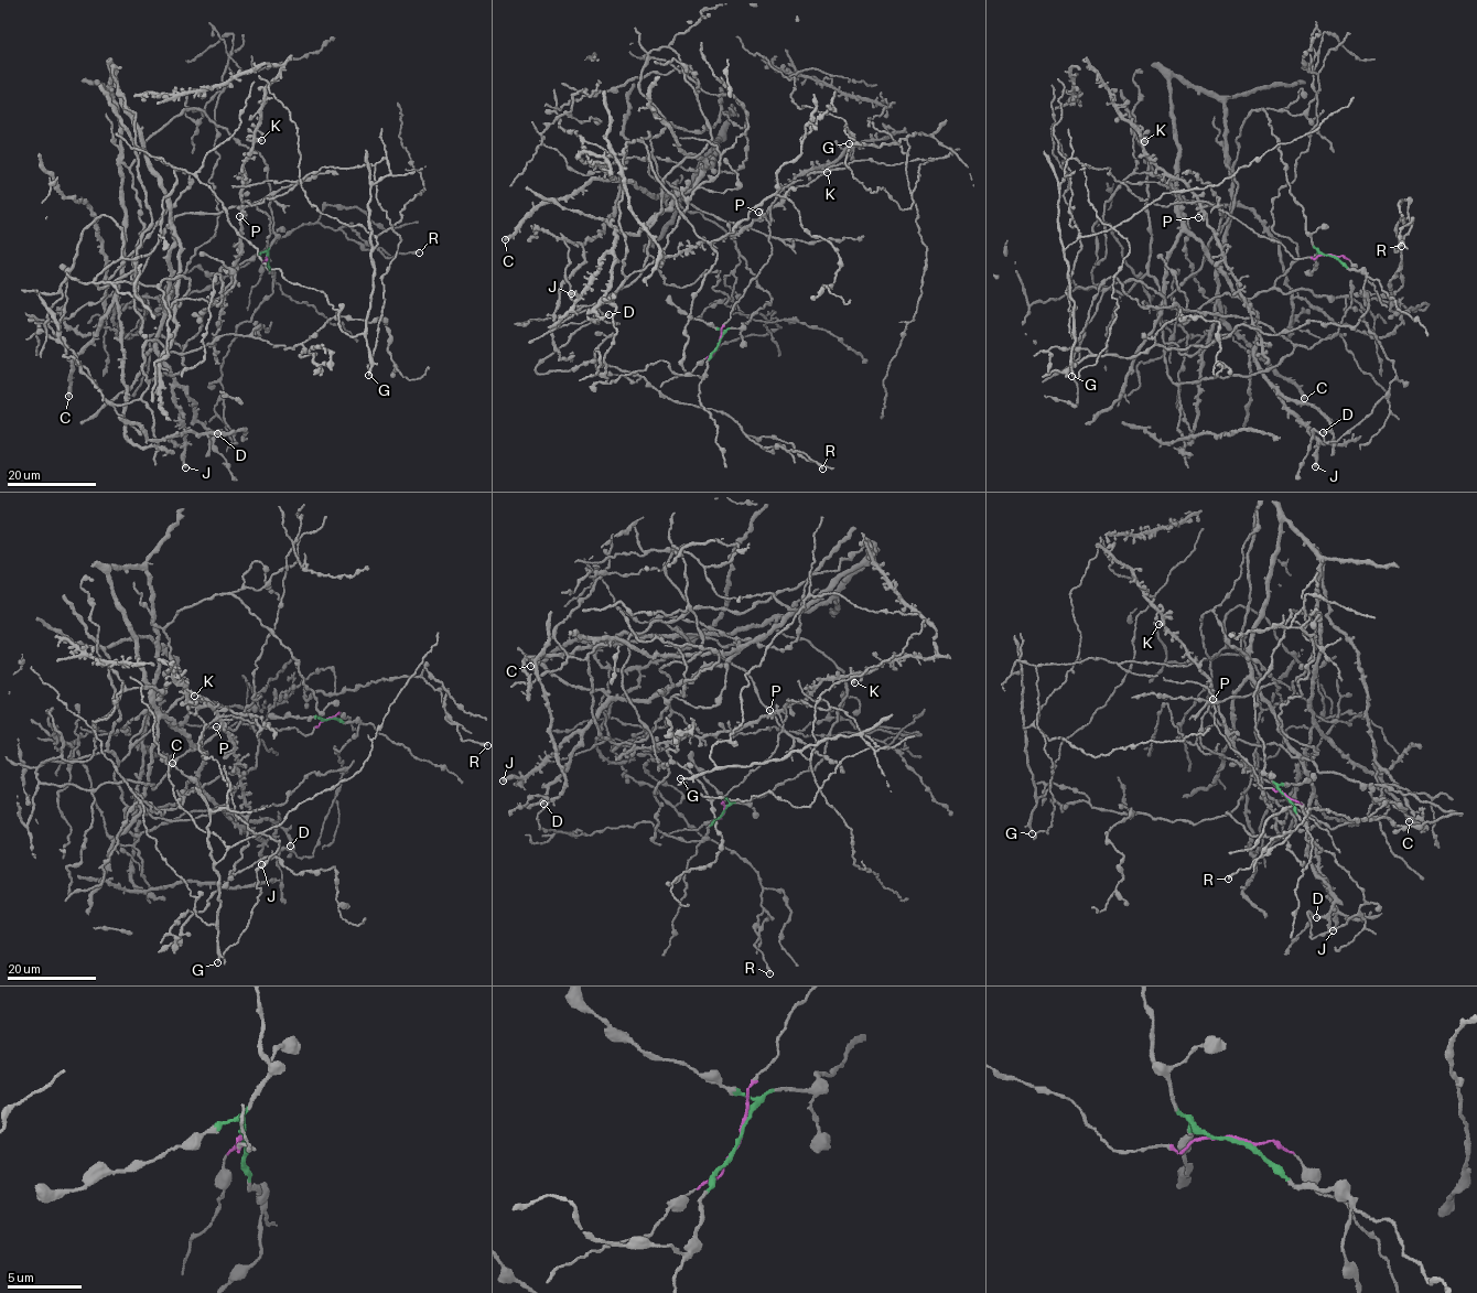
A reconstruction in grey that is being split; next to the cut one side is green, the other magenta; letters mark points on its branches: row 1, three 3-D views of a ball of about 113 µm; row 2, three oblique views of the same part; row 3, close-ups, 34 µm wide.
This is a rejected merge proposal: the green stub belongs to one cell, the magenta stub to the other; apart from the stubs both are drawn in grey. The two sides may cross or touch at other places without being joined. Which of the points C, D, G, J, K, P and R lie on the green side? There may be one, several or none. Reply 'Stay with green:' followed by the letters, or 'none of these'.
Stay with green: C, D, J, R

